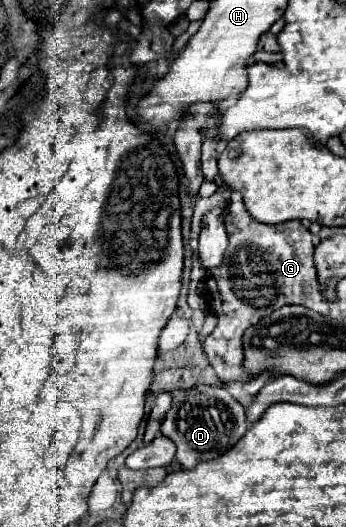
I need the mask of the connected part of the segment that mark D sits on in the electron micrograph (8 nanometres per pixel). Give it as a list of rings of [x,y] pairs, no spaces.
[[[199,385],[173,395],[173,403],[163,419],[161,433],[177,445],[177,461],[181,467],[189,469],[203,459],[215,459],[223,455],[223,451],[233,447],[245,435],[247,427],[249,423],[245,419],[243,405],[235,401],[227,389]]]

